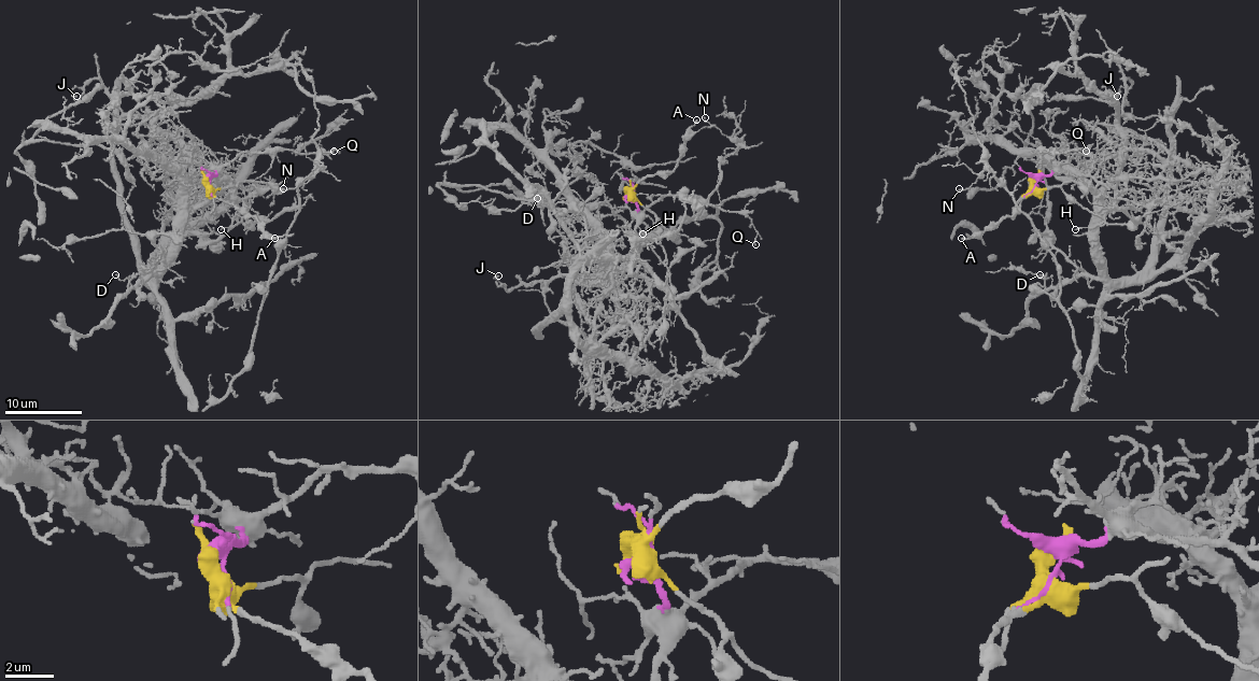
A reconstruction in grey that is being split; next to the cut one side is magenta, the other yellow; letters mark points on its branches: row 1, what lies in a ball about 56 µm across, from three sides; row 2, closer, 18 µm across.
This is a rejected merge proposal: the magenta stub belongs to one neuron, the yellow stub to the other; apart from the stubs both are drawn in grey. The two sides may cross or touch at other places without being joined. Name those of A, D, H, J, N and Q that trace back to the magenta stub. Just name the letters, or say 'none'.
D, J, N, Q

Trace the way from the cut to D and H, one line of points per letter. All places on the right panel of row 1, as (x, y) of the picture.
D: (1034, 179), (1091, 174), (1115, 190), (1099, 217), (1098, 274), (1076, 274), (1057, 286), (1040, 274)
H: (1034, 179), (1037, 188), (1057, 186), (1101, 217), (1101, 223), (1074, 228)

